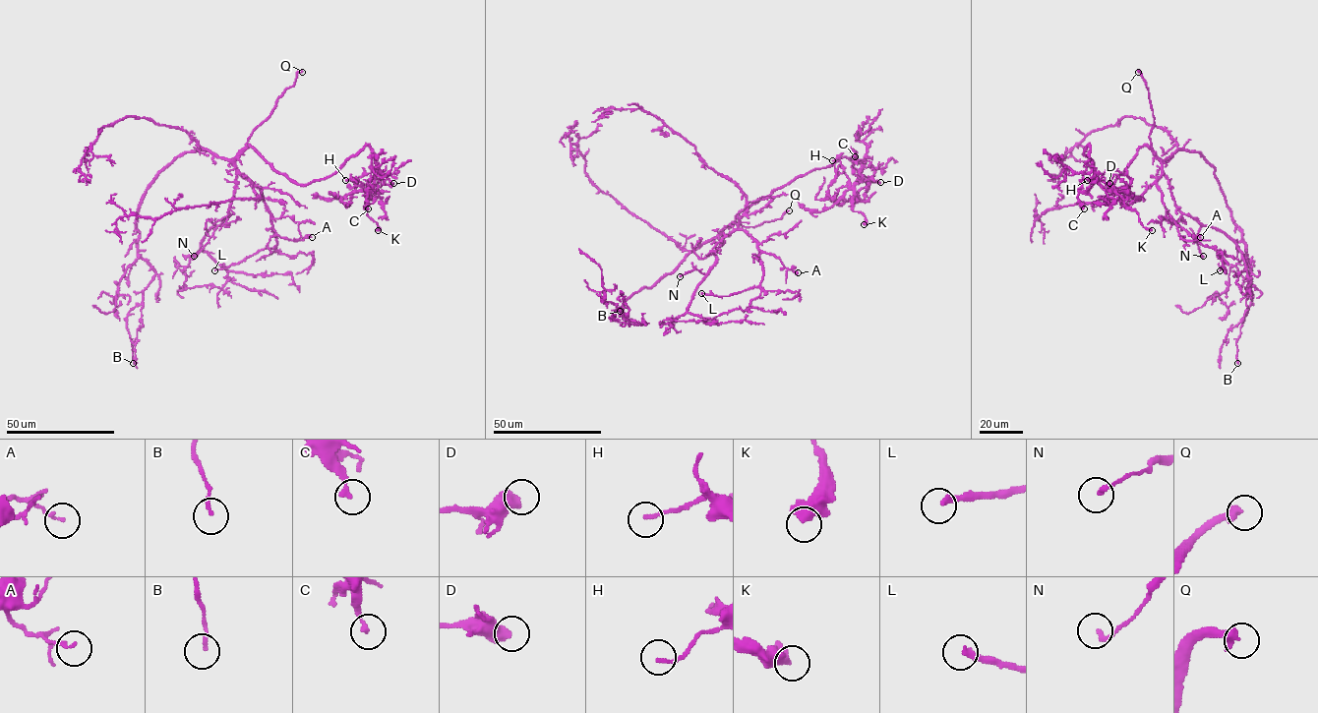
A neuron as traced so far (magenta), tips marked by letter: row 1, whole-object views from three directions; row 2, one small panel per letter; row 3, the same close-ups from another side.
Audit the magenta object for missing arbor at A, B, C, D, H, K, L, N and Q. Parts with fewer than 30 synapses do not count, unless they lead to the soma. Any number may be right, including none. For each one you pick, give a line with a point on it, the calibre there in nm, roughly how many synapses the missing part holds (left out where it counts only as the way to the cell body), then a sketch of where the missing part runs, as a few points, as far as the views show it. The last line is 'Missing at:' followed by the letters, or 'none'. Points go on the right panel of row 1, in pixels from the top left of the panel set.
L: place (1220, 270); calibre 280 nm; 40 synapses; course (1220, 270), (1215, 267), (1209, 282), (1194, 297)
Missing at: L

